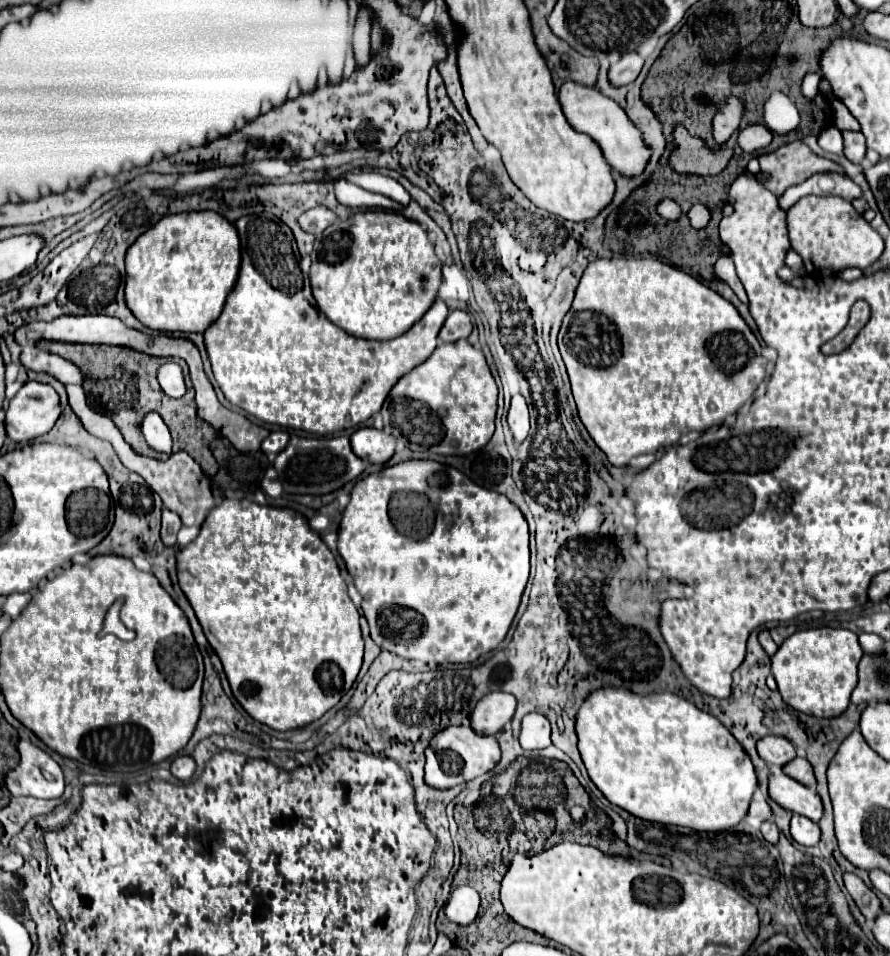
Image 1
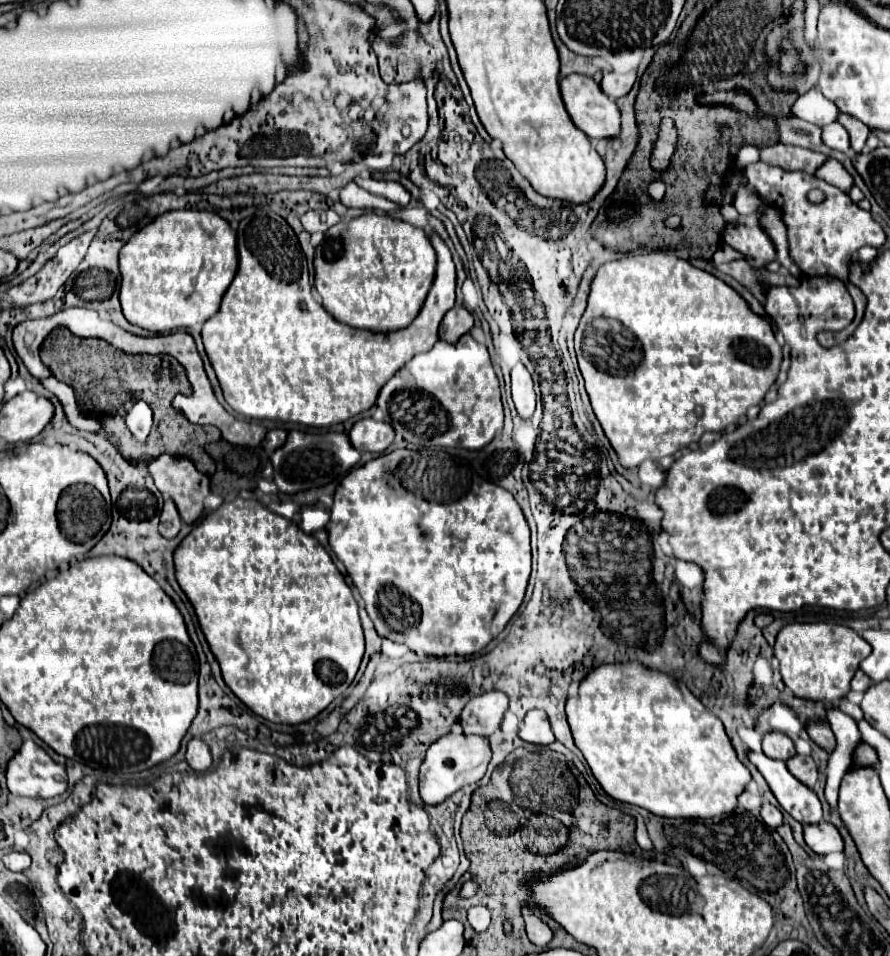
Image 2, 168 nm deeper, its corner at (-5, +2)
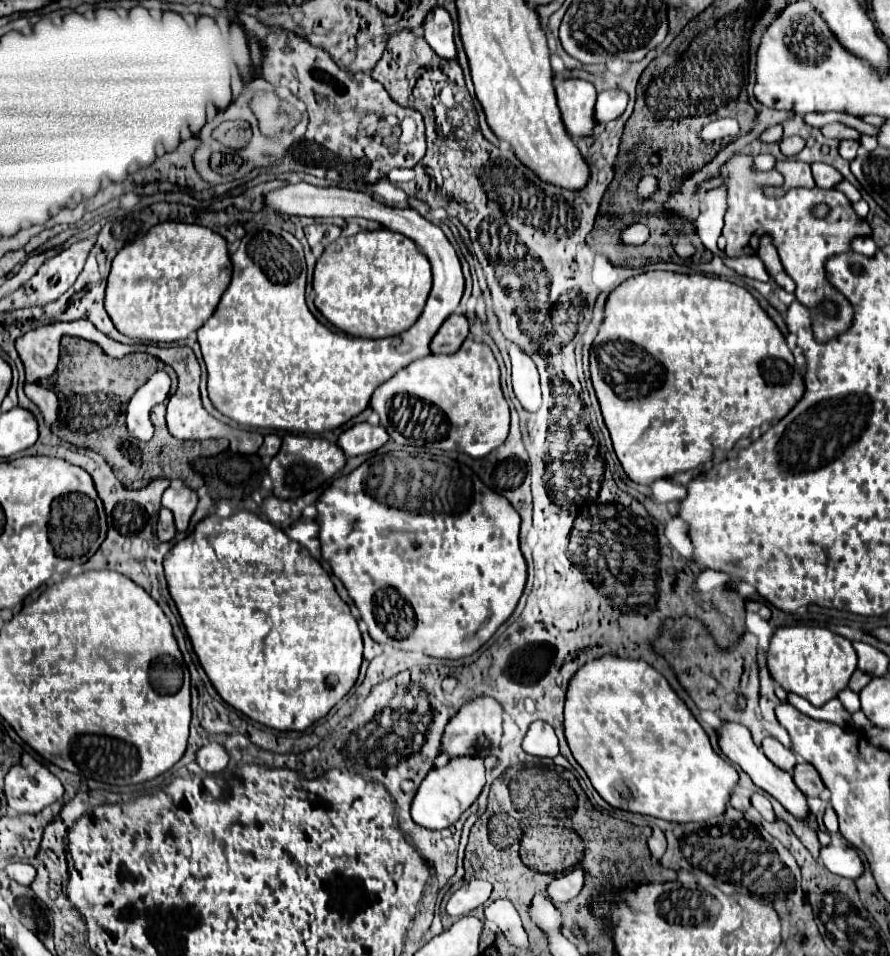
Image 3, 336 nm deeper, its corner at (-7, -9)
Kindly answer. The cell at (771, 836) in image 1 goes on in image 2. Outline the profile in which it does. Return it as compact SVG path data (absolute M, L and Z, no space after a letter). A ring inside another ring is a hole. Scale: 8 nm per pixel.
M763 800L763 806L761 806L761 818L765 820L765 824L775 826L775 828L781 826L781 822L783 822L783 816L781 816L779 808L773 806L769 800Z

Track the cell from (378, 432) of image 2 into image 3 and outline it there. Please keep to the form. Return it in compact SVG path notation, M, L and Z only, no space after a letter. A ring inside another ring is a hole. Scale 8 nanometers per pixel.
M357 423L339 435L339 447L345 451L347 457L357 457L375 453L387 443L387 439L389 437L381 425L373 427L369 423Z

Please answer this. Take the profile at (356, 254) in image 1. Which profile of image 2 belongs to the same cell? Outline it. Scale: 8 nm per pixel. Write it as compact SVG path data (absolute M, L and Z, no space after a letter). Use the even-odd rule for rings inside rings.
M367 212L351 222L339 222L327 230L323 242L315 248L315 290L323 300L323 308L333 318L353 328L365 328L373 332L391 332L405 328L419 314L433 276L435 250L425 230L415 228L403 220L393 220L391 216L377 216ZM325 262L329 262L329 270L319 268L325 266Z

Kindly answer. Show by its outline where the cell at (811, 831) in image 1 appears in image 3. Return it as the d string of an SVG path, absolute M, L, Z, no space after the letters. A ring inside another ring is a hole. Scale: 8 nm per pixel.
M831 843L827 847L821 847L819 857L821 857L821 863L835 875L841 875L847 879L857 879L863 873L861 859L851 845Z

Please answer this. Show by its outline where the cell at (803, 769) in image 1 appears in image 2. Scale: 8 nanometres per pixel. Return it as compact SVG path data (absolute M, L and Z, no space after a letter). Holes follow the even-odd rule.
M795 754L795 756L791 756L787 760L787 768L805 786L809 786L809 788L815 786L815 782L817 782L817 764L815 764L815 760L811 756Z

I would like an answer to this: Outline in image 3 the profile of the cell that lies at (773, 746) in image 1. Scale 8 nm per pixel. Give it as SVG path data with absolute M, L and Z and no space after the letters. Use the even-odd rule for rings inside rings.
M765 737L763 739L763 753L765 753L765 757L773 763L773 765L777 765L779 769L785 769L785 771L793 771L793 767L795 767L795 753L793 751L789 751L789 749L785 749L775 737Z

